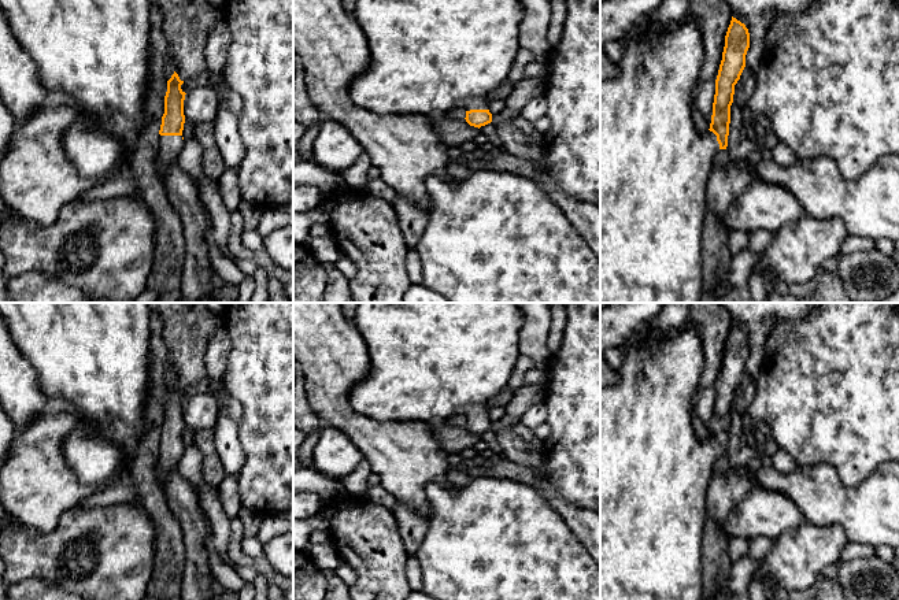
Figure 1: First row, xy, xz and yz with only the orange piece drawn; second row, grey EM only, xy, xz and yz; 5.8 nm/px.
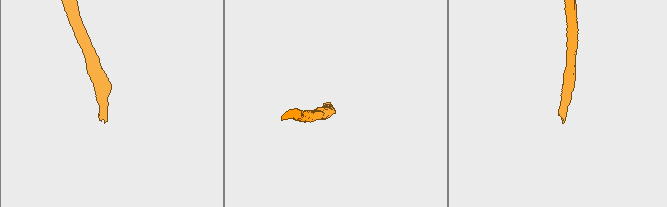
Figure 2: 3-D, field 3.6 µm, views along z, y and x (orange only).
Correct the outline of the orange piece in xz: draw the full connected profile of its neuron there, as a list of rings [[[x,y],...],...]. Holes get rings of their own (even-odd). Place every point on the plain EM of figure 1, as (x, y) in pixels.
[[[360,303],[352,322],[370,356],[369,375],[349,395],[355,412],[380,422],[432,426],[463,414],[470,433],[480,436],[492,429],[488,401],[508,385],[521,356],[524,315],[515,303]]]

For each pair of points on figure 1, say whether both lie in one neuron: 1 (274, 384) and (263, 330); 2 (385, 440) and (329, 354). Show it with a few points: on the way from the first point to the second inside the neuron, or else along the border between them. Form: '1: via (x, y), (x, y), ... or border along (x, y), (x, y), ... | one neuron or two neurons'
1: via (274, 370), (274, 344) | one neuron
2: via (361, 429), (329, 397), (329, 378) | one neuron

